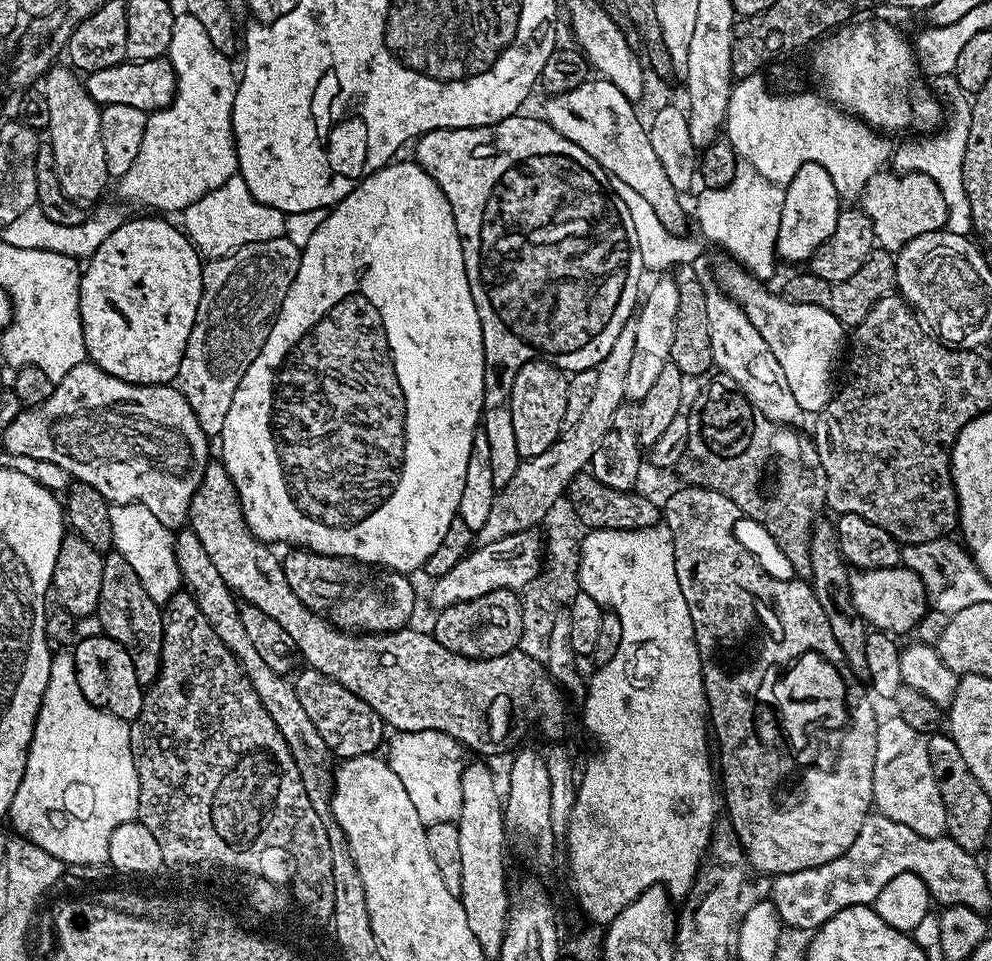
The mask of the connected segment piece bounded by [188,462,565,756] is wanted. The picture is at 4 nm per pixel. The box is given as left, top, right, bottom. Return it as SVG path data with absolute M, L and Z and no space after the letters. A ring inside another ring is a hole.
M209 463L208 469L204 472L204 477L200 483L200 488L192 496L190 502L190 510L188 511L188 520L190 521L190 531L198 534L198 542L202 542L202 550L206 550L206 554L210 554L210 562L214 562L214 567L218 569L218 574L222 574L222 582L226 582L226 586L231 588L233 593L243 603L258 606L258 610L262 610L262 614L266 614L266 618L274 618L274 622L278 622L278 626L282 626L282 630L286 630L286 634L290 634L290 642L294 642L299 659L305 665L314 670L318 670L322 674L326 674L326 678L330 678L334 682L338 682L342 686L346 686L346 690L350 690L350 694L358 694L358 698L362 698L362 702L366 702L366 706L370 706L379 714L389 729L401 732L421 732L422 730L434 730L446 734L450 738L454 738L465 749L474 752L481 752L484 756L492 756L499 748L507 746L511 740L516 740L528 728L528 712L532 712L532 716L536 719L536 724L548 736L556 736L560 732L560 723L563 722L564 716L560 711L564 708L564 696L559 684L552 679L547 667L543 663L540 664L525 650L517 650L515 652L507 652L498 658L488 658L486 660L471 660L462 654L454 654L454 650L446 650L446 646L442 646L442 642L438 642L436 637L427 631L415 632L412 626L400 628L396 632L378 632L375 634L353 634L345 632L336 627L334 624L328 623L327 619L319 612L312 612L306 606L302 606L302 602L298 602L298 597L294 594L294 590L290 590L290 582L286 582L286 574L284 566L279 555L275 556L273 549L269 545L257 540L252 531L249 530L248 524L244 520L244 513L240 510L240 499L236 497L236 488L232 484L230 474L224 468L223 463Z

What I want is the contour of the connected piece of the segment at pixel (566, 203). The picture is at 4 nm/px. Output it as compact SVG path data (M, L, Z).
M517 114L510 118L506 118L502 122L498 122L497 124L487 124L481 128L439 128L438 130L430 130L419 137L414 144L414 147L416 147L416 156L414 155L415 163L419 164L422 170L426 170L426 174L430 174L430 178L434 178L434 182L438 182L438 186L442 190L446 202L450 202L450 206L452 207L454 222L456 223L458 234L460 235L460 241L462 242L462 258L464 259L464 265L466 266L466 278L470 282L470 294L474 298L474 306L478 310L478 318L482 322L482 342L484 343L484 409L480 411L480 424L482 425L483 431L488 433L490 463L491 469L495 473L497 489L504 488L506 482L510 482L512 472L518 463L516 443L514 442L514 434L512 433L512 411L508 408L510 406L510 398L512 397L514 378L518 374L518 370L522 370L522 366L526 366L528 360L537 359L538 354L542 354L543 359L555 364L557 368L568 374L581 372L582 370L590 370L591 368L599 368L600 363L606 358L606 354L610 354L610 350L614 346L618 334L622 334L622 326L626 326L626 322L633 319L634 313L637 311L638 301L642 296L642 288L640 290L640 275L645 275L646 272L642 266L642 252L635 248L629 251L630 256L628 258L628 263L624 262L624 242L628 241L629 243L631 241L633 223L626 217L624 203L616 198L616 189L610 183L610 177L608 173L604 171L604 167L601 166L600 161L590 158L590 154L586 154L583 144L570 142L570 138L566 138L562 135L560 129L550 126L547 120L541 118L539 115L536 115L537 117L524 115L525 114Z

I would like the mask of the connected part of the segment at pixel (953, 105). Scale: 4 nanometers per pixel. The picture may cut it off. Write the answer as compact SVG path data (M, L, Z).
M955 75L937 76L933 79L933 87L937 95L942 94L948 98L950 116L948 126L930 138L912 140L904 143L894 150L900 158L908 158L907 167L918 173L926 173L928 177L943 191L943 200L948 204L947 231L959 236L968 236L972 232L972 219L970 218L970 202L966 197L966 188L962 179L962 163L965 158L967 135L970 134L970 114L972 105L967 93L964 93L958 84Z

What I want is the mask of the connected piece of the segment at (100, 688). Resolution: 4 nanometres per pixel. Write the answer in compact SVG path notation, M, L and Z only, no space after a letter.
M103 634L88 636L82 640L75 645L74 655L78 686L86 702L123 720L135 720L144 705L145 689L138 682L138 678L134 678L134 662L130 662L130 654L126 654L126 650L118 646L118 642Z

